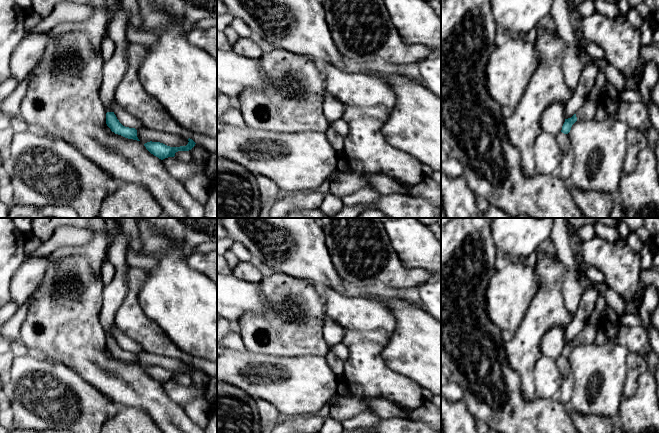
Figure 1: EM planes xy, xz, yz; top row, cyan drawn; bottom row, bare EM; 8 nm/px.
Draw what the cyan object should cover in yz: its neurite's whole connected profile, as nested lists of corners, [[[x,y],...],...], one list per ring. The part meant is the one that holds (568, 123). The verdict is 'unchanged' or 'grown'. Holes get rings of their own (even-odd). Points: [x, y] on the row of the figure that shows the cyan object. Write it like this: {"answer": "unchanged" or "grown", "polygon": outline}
{"answer": "grown", "polygon": [[[599,70],[595,78],[594,86],[586,96],[585,103],[576,114],[574,114],[571,118],[565,119],[561,130],[562,133],[568,134],[572,125],[576,121],[586,121],[595,118],[598,110],[601,108],[601,91],[606,82],[607,79],[605,73],[602,70]]]}

